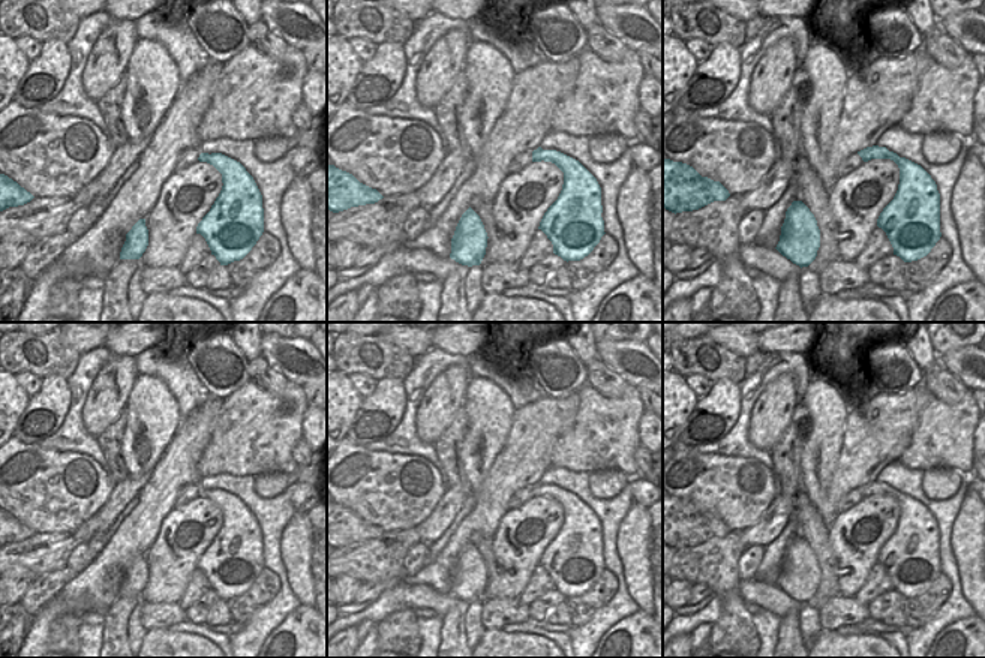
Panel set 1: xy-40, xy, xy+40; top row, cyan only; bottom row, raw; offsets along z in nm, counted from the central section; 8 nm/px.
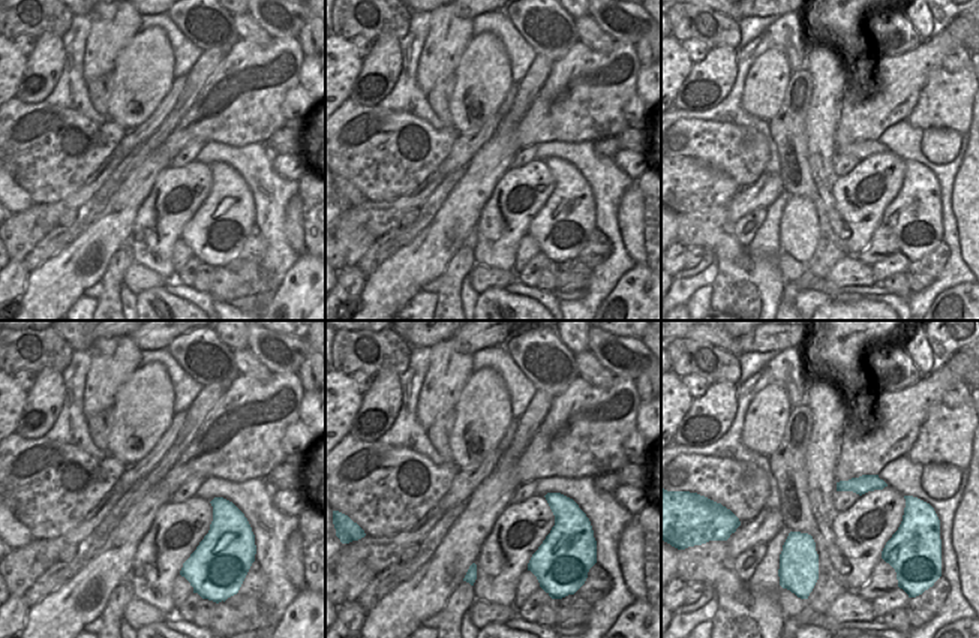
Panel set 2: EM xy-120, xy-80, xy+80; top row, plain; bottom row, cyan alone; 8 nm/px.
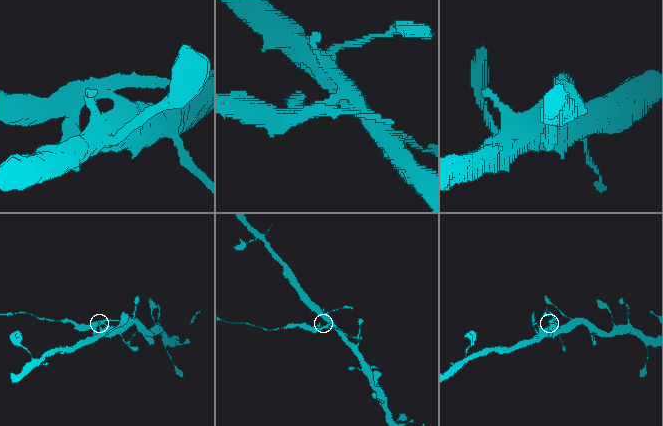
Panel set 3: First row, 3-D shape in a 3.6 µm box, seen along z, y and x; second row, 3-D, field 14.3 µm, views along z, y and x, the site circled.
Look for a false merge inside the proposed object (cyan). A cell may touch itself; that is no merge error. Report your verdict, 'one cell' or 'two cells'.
two cells

